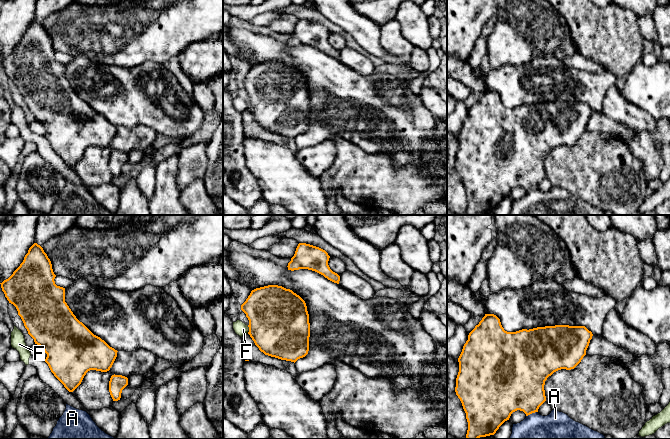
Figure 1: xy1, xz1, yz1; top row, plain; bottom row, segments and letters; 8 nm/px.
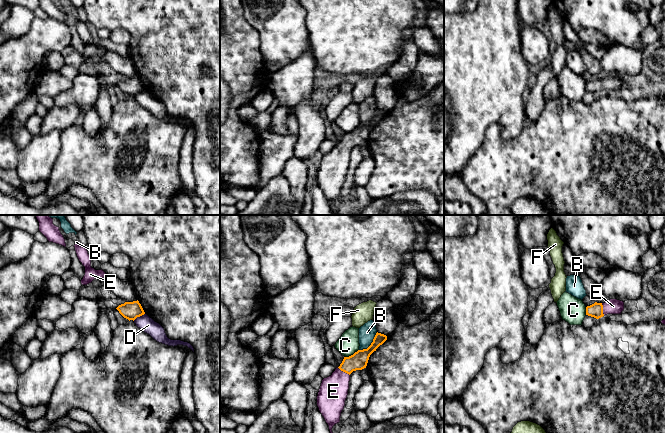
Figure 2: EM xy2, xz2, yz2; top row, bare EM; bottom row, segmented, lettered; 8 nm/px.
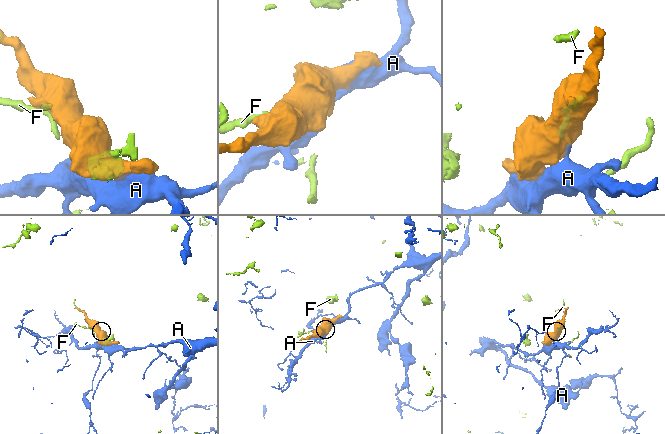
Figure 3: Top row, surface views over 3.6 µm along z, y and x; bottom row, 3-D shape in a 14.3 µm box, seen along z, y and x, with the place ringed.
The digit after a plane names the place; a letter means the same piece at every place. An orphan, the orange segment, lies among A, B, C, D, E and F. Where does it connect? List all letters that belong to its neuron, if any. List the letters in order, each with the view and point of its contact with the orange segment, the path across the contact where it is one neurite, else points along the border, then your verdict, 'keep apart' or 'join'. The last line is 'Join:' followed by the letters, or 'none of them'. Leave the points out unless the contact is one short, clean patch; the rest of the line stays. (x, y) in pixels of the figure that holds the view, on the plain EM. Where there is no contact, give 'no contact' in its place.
A: meets orange in yz1 at (531, 189); keep apart
B: meets orange in xz2 at (371, 120); border along xz2 (377, 108), (373, 117), (366, 124), (359, 126); keep apart
C: meets orange in xz2 at (351, 131); border along xz2 (358, 125), (345, 133); keep apart
D: meets orange in xy2 at (138, 92); keep apart
E: meets orange in yz2 at (602, 85); runs through yz2 (595, 86), (602, 85), (613, 82); join
F: meets orange in xz1 at (249, 105); border along xz1 (247, 101), (248, 108); keep apart
Join: E

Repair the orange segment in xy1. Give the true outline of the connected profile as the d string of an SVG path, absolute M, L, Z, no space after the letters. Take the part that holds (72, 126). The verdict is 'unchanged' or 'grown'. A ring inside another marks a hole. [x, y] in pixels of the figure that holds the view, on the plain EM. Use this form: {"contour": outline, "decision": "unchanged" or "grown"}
{"contour": "M34 19L20 42L0 60L9 79L16 83L28 110L47 130L44 137L51 148L69 168L73 168L88 147L109 147L118 127L76 94L65 78L65 64L55 60L55 53L47 30Z", "decision": "unchanged"}

